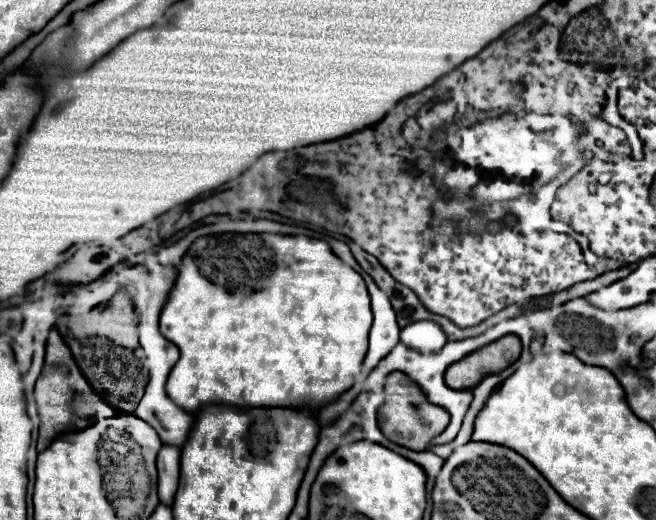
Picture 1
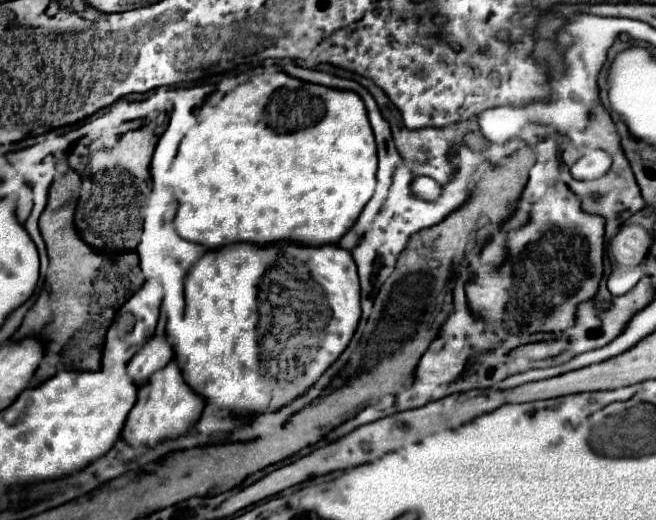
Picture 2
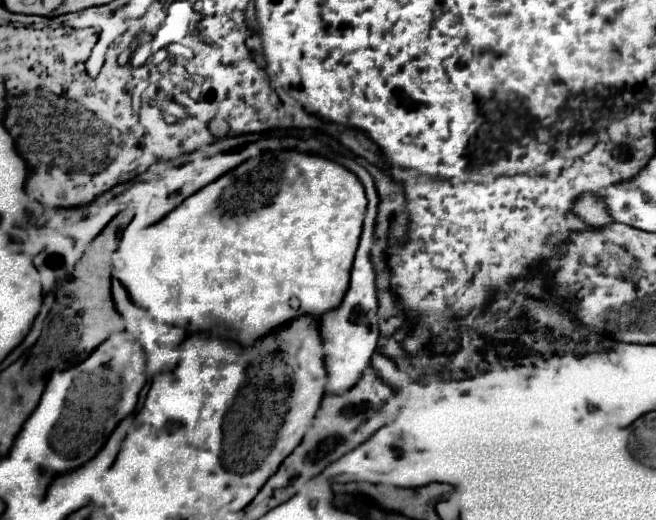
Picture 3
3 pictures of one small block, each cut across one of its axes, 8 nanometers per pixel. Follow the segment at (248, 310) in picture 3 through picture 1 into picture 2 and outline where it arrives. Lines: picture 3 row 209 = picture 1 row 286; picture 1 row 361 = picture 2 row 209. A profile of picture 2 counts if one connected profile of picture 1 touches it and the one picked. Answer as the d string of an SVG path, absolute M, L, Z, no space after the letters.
M272 72L272 74L256 74L248 82L240 84L236 90L228 92L222 102L210 110L208 118L202 120L196 128L192 128L184 140L180 142L178 154L172 162L170 174L172 174L172 188L178 196L178 214L176 214L176 230L178 234L188 242L200 242L206 250L216 250L222 246L246 242L254 246L274 246L278 242L288 242L296 246L326 246L326 244L338 244L340 238L352 228L356 218L360 216L362 208L374 194L376 186L376 142L374 134L366 116L366 108L362 104L362 98L356 92L340 92L326 86L308 84L302 80L296 80L284 72Z

